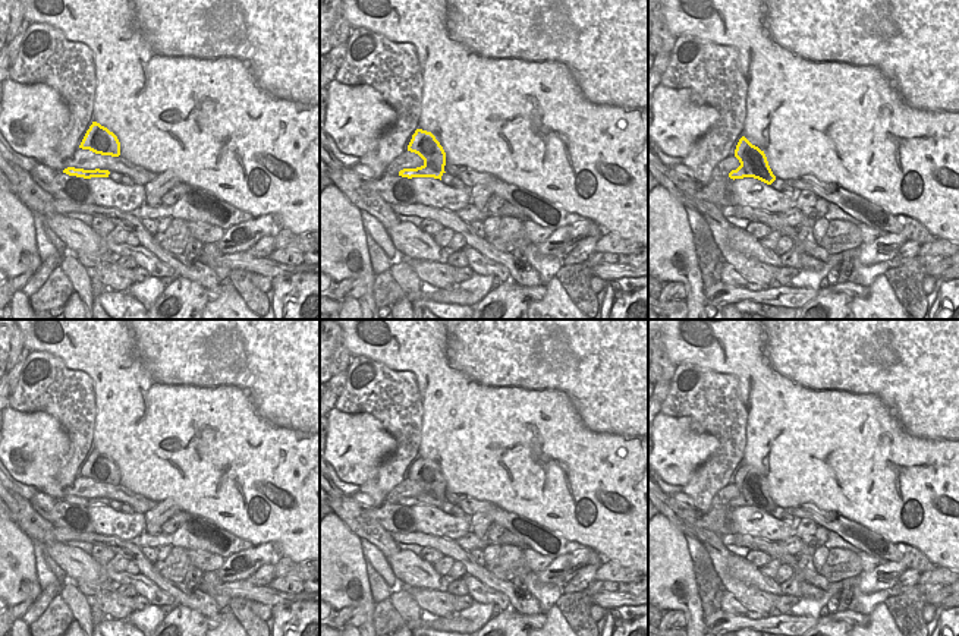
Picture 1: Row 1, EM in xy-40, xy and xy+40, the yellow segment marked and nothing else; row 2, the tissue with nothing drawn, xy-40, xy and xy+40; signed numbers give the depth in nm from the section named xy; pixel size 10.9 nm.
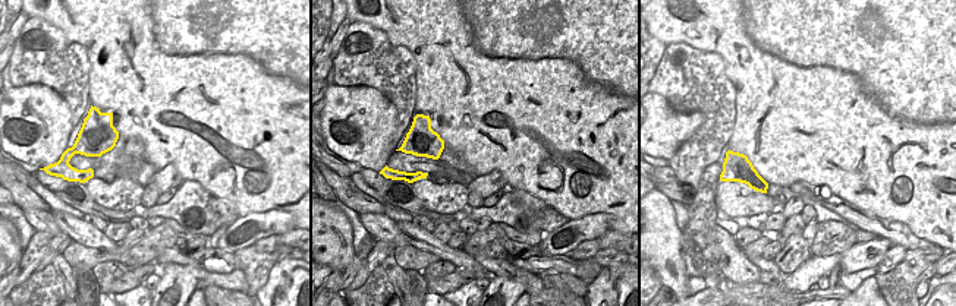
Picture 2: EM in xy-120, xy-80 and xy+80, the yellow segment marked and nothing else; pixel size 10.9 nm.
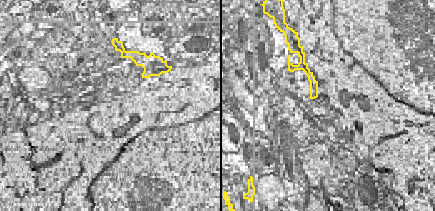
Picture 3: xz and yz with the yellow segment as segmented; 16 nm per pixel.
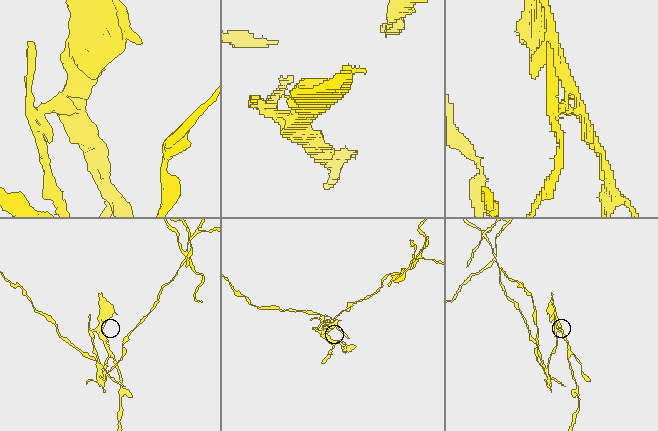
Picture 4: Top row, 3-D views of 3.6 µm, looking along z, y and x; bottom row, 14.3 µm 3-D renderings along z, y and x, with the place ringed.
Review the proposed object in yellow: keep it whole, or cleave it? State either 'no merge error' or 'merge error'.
merge error

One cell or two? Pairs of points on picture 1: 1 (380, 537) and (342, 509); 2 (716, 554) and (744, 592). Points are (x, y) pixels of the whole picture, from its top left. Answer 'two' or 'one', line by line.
1: one
2: one

